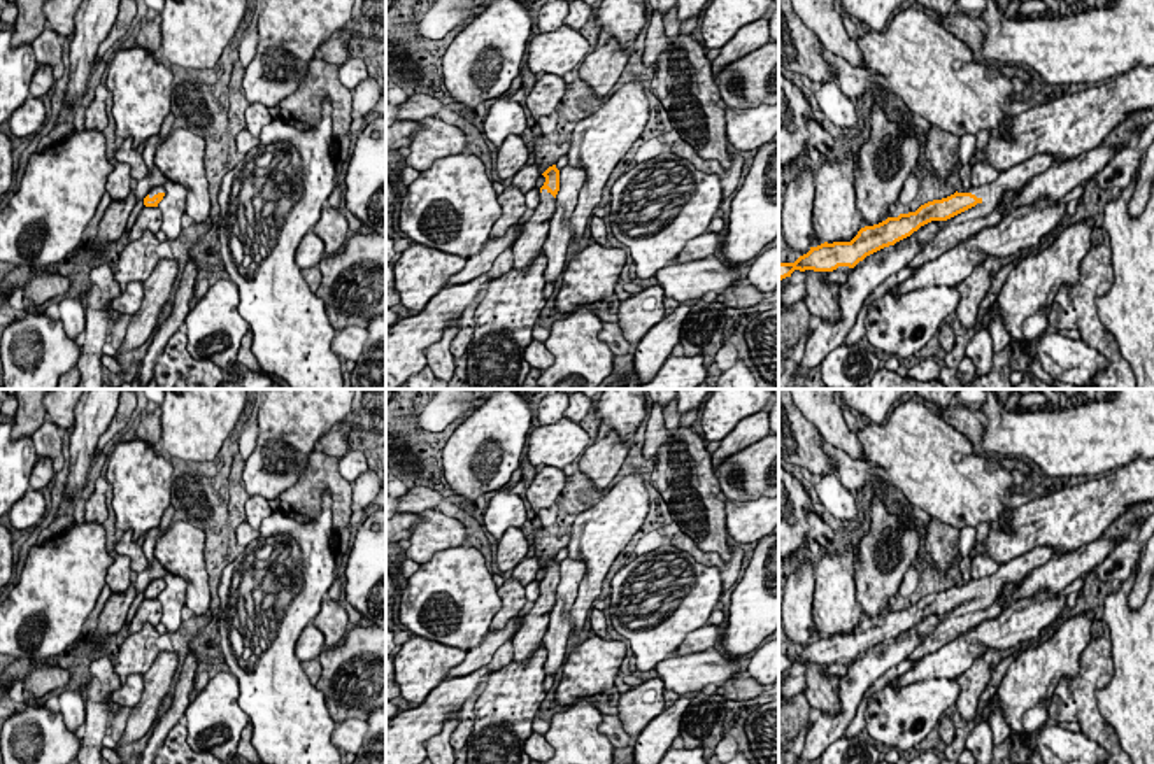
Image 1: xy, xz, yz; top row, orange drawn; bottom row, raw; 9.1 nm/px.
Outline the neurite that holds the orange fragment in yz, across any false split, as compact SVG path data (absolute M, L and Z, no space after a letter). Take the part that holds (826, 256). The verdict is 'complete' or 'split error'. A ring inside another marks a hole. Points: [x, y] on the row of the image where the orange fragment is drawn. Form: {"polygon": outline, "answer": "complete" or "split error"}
{"polygon": "M1036 154L1012 168L1000 172L998 179L980 187L970 187L966 193L954 193L942 200L921 205L915 212L887 217L886 221L865 226L851 242L833 242L810 247L794 263L779 263L779 282L791 277L794 270L826 272L826 282L845 284L852 268L866 256L894 245L910 237L921 226L931 221L944 221L931 242L915 254L907 265L919 268L956 247L961 240L979 233L982 228L996 226L1003 219L1003 207L1010 202L1035 175L1049 170L1056 163L1051 154Z", "answer": "split error"}

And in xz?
{"polygon": "M552 165L542 175L545 177L545 182L540 187L540 203L533 210L533 216L523 224L523 233L512 245L516 270L526 270L542 252L549 233L549 221L556 210L559 170Z", "answer": "split error"}

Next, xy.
{"polygon": "M156 186L149 191L149 195L144 198L144 209L130 230L130 240L139 240L146 230L153 231L154 235L161 230L161 210L158 203L163 200L163 196L163 186Z", "answer": "split error"}

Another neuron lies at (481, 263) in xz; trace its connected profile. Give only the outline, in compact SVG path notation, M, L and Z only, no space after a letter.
M523 224L488 240L479 254L467 258L461 272L449 277L426 307L386 329L386 389L400 389L426 366L426 350L442 338L444 329L472 305L495 259L514 245Z

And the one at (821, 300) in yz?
M805 270L807 296L805 305L821 321L838 321L838 286L826 280L830 272Z

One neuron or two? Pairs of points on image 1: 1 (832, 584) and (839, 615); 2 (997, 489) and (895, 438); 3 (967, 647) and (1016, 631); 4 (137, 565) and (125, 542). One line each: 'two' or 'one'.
1: one
2: one
3: one
4: one

